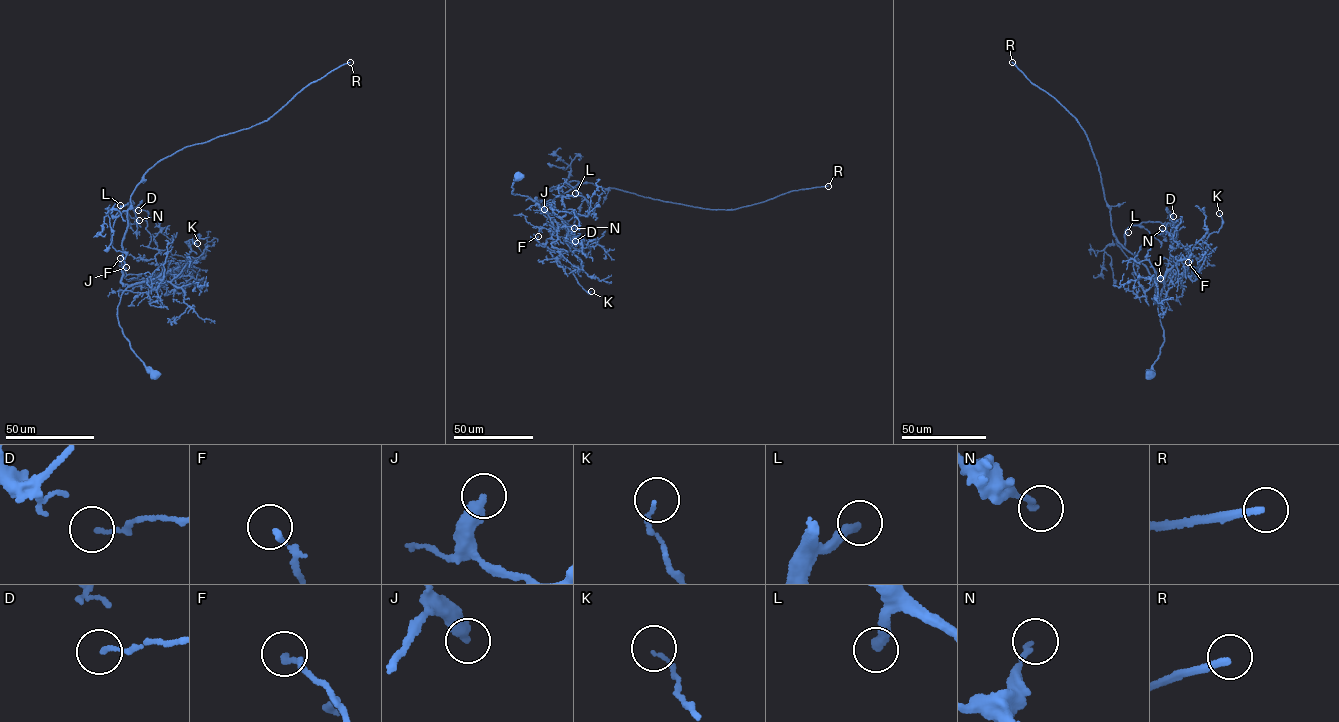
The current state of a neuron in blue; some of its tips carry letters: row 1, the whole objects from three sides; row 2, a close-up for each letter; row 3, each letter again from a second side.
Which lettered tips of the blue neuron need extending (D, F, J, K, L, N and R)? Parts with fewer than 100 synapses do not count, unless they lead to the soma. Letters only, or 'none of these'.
L, R

